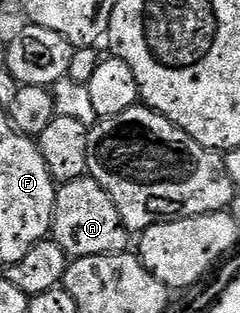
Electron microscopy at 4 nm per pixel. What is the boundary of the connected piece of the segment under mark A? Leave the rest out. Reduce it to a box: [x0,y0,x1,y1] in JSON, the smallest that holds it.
[51,176,130,258]

